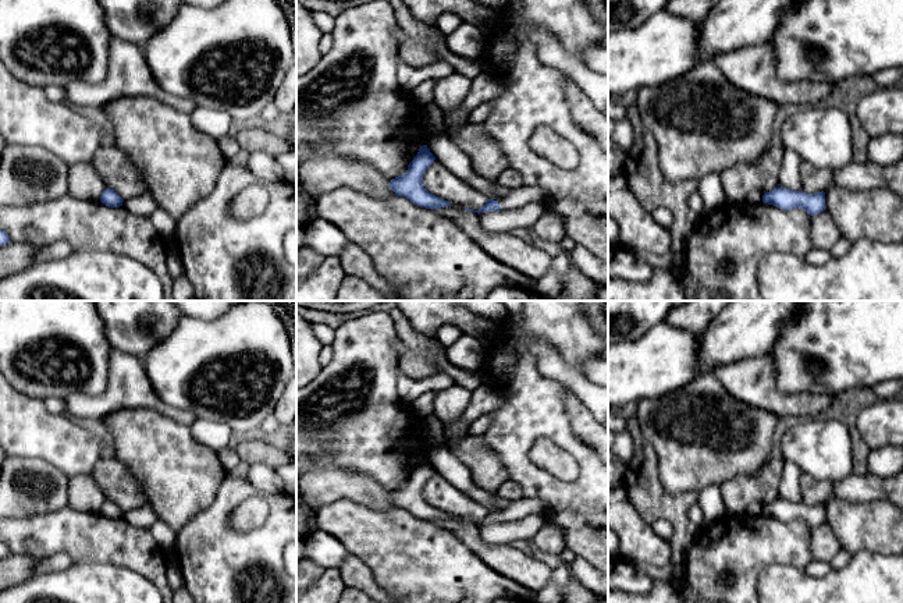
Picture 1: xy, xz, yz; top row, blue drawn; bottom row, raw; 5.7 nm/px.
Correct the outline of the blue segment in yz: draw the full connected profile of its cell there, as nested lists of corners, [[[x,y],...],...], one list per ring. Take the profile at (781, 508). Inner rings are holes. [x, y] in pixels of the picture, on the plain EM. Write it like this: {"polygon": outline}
{"polygon": [[[782,497],[765,504],[762,507],[762,514],[783,522],[801,519],[810,528],[815,528],[826,521],[824,503],[807,506],[803,503],[793,503]]]}

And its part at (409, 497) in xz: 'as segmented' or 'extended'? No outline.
as segmented

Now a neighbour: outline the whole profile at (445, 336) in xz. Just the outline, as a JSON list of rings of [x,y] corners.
[[[444,326],[437,331],[437,341],[447,350],[451,347],[461,336],[462,330],[456,326]]]

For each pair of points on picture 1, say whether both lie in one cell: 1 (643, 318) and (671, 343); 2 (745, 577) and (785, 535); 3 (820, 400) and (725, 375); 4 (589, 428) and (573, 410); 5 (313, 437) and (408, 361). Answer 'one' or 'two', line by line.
1: two
2: one
3: one
4: one
5: two

